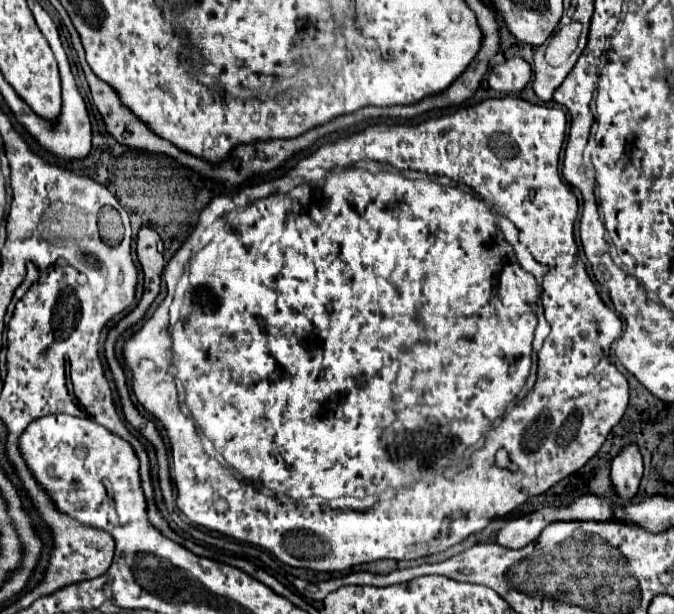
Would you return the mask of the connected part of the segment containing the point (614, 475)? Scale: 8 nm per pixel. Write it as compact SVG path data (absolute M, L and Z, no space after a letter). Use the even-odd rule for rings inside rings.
M627 444L611 462L611 480L623 498L631 498L639 490L643 474L643 458L637 444Z

